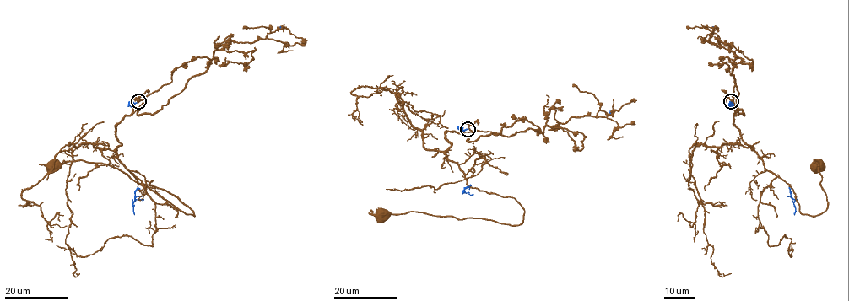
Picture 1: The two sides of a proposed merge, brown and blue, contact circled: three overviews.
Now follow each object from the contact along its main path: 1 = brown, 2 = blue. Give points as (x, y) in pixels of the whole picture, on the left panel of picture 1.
1: (138, 101), (145, 102), (116, 127), (116, 158), (137, 182), (194, 216), (165, 190), (104, 163), (52, 166)
2: (138, 101), (280, 26)

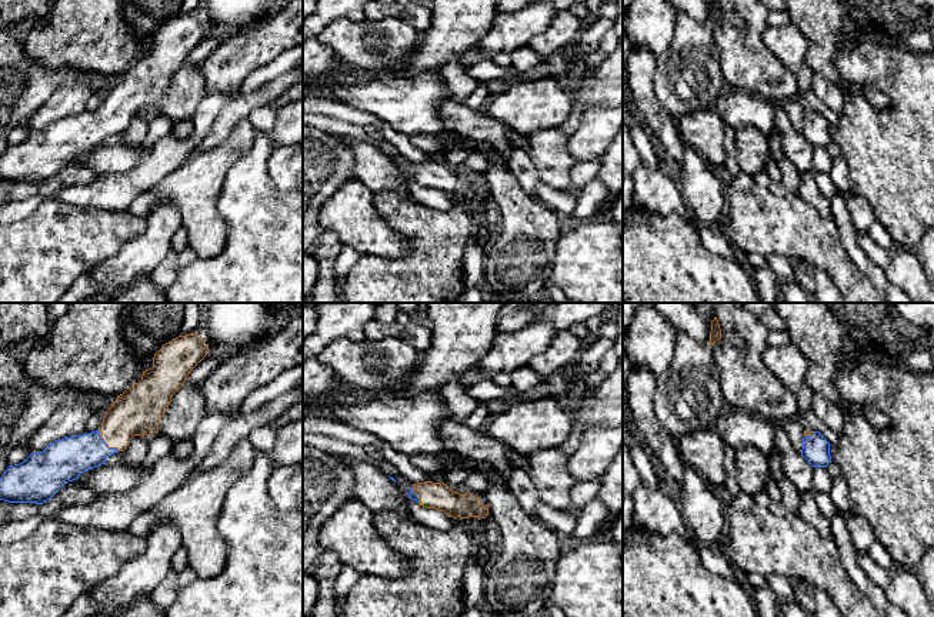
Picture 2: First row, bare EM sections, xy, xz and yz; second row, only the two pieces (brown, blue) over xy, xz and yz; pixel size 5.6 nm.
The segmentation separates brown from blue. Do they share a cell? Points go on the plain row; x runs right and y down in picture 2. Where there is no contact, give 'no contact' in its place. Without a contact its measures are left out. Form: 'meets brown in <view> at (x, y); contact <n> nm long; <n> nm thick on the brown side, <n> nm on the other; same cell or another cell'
meets brown in xy at (106, 123); contact 170 nm long; 260 nm thick on the brown side, 240 nm on the other; another cell

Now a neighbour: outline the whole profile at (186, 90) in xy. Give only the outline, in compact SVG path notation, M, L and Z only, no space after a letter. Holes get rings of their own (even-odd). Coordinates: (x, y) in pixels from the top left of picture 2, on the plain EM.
M183 66L173 74L169 90L160 100L159 111L173 123L191 120L204 96L203 73L194 66Z

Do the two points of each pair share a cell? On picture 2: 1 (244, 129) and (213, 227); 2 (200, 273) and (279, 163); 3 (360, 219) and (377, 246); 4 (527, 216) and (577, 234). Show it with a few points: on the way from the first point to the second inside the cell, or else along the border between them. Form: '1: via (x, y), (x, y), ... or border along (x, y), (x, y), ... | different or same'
1: via (226, 153), (207, 172), (207, 203) | same
2: border along (277, 147), (269, 160), (269, 176), (287, 192) | different
3: via (362, 226), (374, 239) | same
4: border along (567, 226), (551, 262) | different

